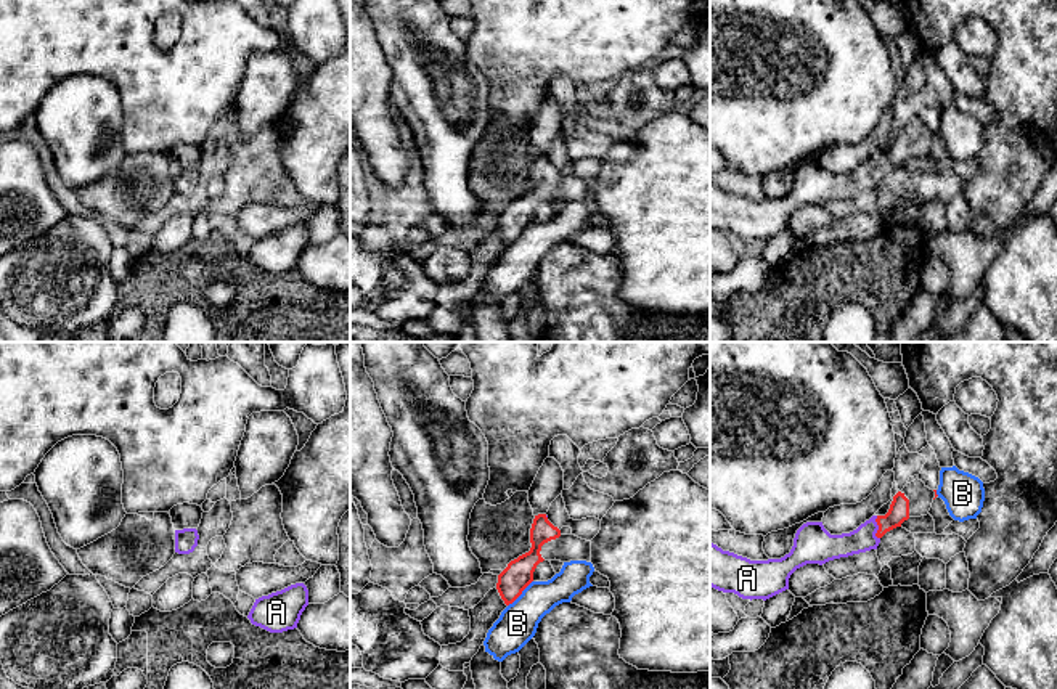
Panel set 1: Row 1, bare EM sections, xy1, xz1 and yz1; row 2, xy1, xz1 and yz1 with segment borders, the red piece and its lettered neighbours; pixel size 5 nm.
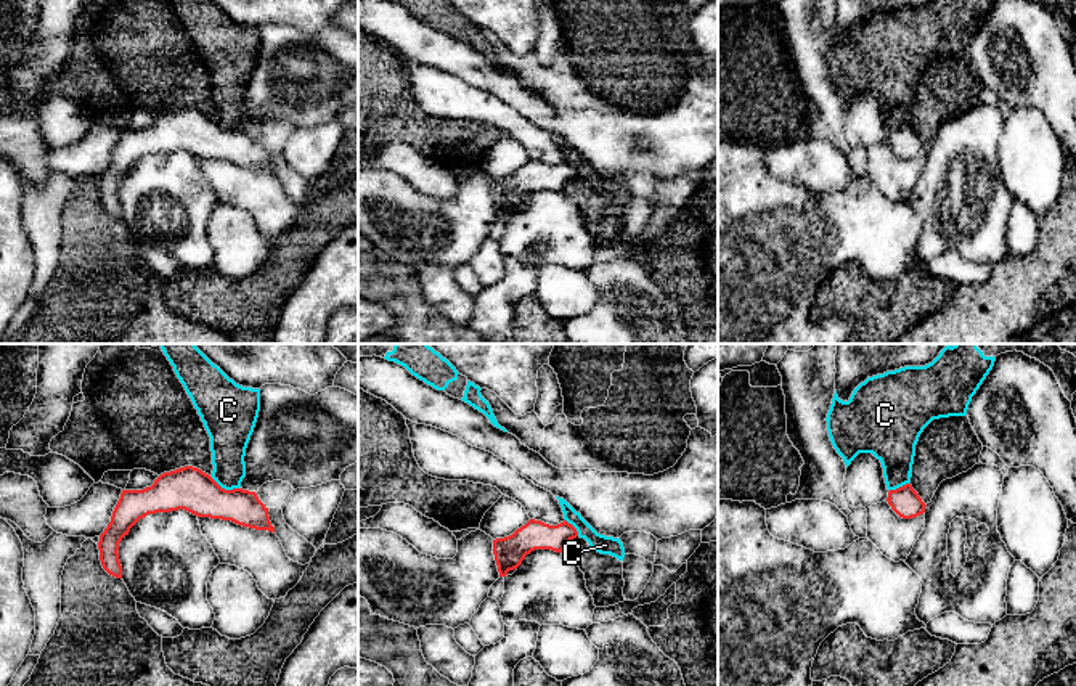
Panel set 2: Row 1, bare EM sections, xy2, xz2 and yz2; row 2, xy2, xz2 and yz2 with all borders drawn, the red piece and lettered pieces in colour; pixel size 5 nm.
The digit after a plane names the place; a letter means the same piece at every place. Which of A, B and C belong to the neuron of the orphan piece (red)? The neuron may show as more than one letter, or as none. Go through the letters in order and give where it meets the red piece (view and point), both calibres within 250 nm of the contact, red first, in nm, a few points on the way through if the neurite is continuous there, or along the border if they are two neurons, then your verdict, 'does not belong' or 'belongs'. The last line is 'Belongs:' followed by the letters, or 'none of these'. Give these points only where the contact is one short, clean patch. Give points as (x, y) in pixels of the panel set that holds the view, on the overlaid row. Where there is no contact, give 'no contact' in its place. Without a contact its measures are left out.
A: contact yz1 (879, 527); calibres 100 and 130 nm; way yz1 (898, 513), (879, 527), (861, 540), (834, 546); belongs
B: contact xz1 (521, 593); calibres 150 and 200 nm; border xz1 (532, 580), (508, 606); does not belong
C: contact xy2 (224, 489); calibres 220 and 190 nm; does not belong
Belongs: A

